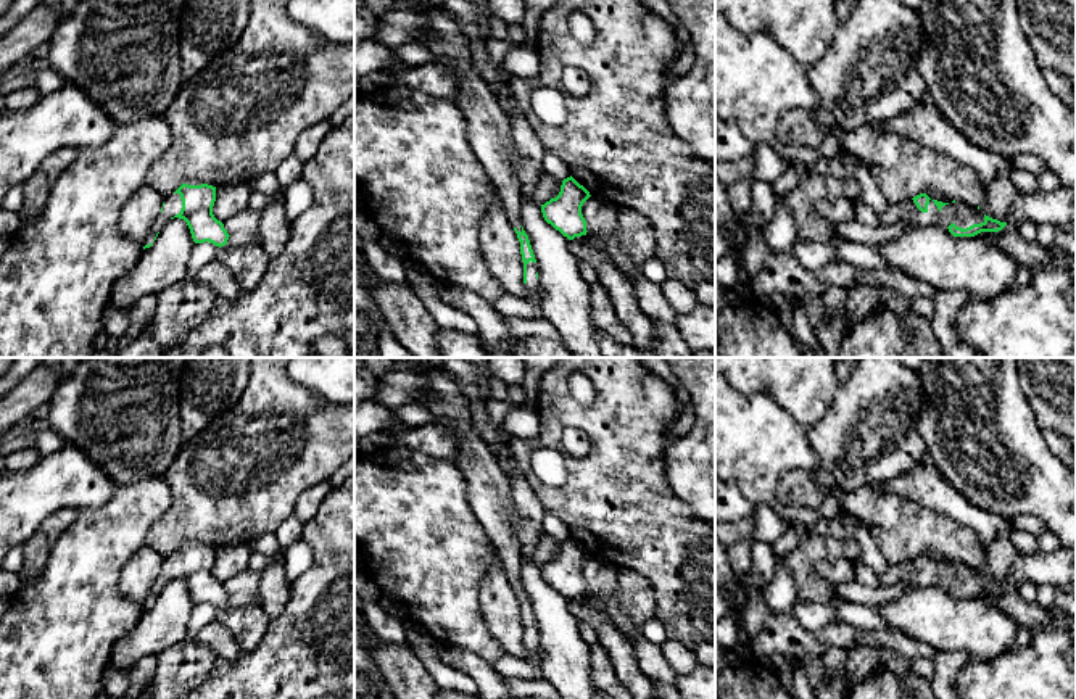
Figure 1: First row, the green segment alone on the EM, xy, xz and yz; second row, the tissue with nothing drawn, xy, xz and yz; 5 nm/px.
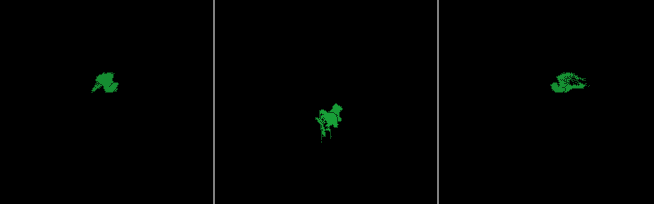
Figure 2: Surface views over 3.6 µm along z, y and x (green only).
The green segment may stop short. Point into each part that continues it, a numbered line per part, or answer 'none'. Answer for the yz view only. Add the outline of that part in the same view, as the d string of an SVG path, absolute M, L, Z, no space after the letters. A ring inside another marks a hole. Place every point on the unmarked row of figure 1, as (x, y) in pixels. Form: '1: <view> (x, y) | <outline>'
1: yz (959, 574) | M913 560L889 565L883 573L873 575L878 578L879 586L896 586L902 581L912 588L944 586L952 583L957 588L966 589L973 585L984 583L984 575L975 567L968 567L962 562L949 564L941 570L929 560L928 572L921 573Z

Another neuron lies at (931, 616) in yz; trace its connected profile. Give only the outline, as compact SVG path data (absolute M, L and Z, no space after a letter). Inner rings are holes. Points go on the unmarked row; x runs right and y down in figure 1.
M944 586L912 588L878 607L894 635L937 652L965 652L968 660L992 659L1015 647L1020 627L976 598L954 598Z

